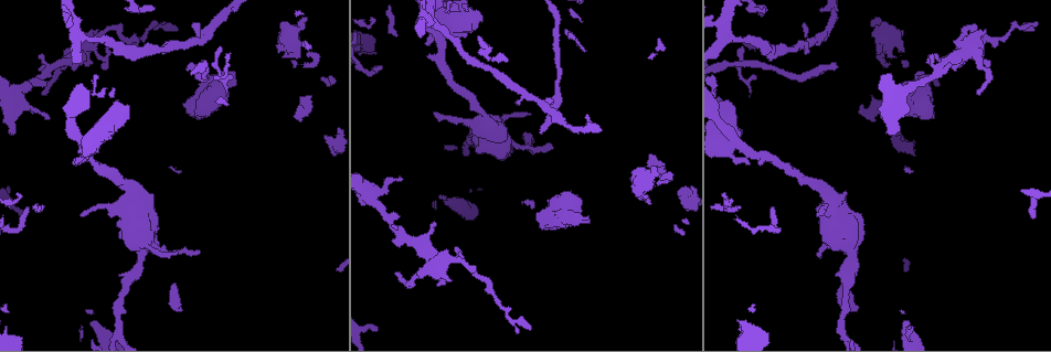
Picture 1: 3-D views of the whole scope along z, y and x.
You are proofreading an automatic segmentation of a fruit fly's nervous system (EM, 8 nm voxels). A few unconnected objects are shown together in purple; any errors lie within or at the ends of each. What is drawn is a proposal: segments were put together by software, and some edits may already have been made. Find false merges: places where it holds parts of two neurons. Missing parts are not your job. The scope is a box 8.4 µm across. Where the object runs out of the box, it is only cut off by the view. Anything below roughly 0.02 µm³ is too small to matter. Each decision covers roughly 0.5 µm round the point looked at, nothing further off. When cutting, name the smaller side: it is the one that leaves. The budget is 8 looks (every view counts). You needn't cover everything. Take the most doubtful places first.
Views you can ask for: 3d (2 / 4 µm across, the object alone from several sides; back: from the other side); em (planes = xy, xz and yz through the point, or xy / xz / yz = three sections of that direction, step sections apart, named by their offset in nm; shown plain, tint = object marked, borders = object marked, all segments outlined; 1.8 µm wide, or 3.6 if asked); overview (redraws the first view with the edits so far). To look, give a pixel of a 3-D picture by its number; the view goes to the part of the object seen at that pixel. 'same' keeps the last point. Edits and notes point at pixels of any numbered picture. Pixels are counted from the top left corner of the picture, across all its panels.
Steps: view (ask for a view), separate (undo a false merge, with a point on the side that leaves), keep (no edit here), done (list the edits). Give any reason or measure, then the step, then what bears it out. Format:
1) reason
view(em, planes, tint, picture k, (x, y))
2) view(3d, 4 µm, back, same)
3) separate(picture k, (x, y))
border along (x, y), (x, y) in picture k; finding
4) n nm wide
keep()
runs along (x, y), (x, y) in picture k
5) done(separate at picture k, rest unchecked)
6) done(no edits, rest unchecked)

sudden change in width
view(em, 3.6 µm, planes, tint, picture 1, (967, 51))

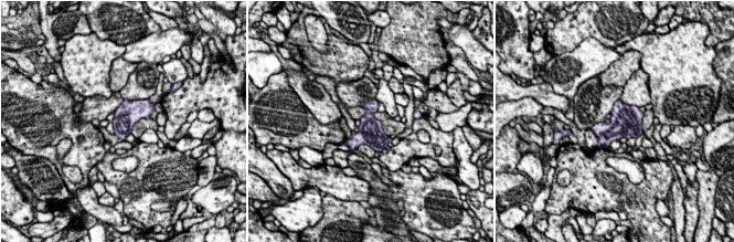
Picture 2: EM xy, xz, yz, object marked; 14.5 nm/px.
360 nm wide
keep()
one neuron here

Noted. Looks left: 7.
calibre changes
view(em, xz, step 16, borders, picture 1, (913, 96))

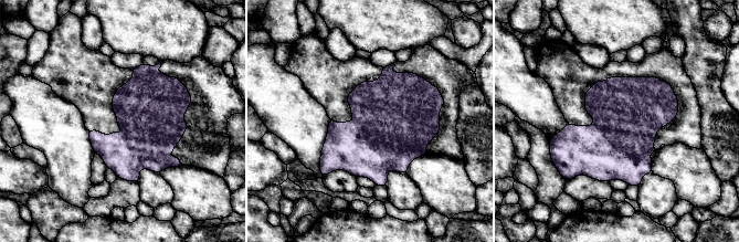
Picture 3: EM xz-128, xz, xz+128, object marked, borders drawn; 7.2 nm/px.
another direction
view(em, yz, step 4, borders, same)

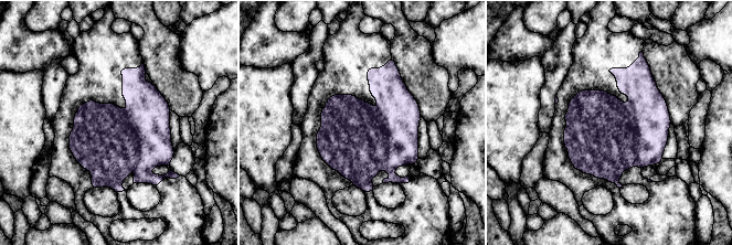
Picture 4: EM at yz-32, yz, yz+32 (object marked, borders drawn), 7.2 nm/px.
500 nm wide
keep()
one neuron here

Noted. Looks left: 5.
thick turns thin
view(em, planes, plain, picture 1, (729, 29))

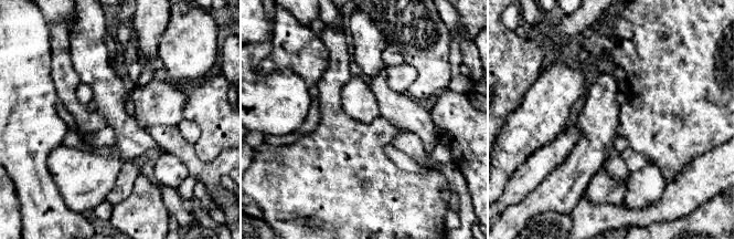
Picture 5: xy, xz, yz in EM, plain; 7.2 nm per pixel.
view(em, planes, tint, same)

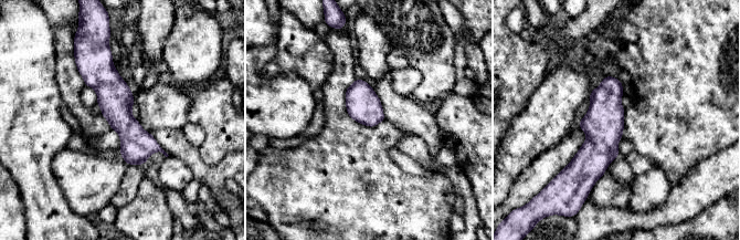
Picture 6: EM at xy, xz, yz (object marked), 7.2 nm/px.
keep()
runs along (105, 55), (105, 81), (140, 162) in picture 6; all the same neuron

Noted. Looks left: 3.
calibre changes
view(em, xz, step 8, tint, picture 1, (123, 185))

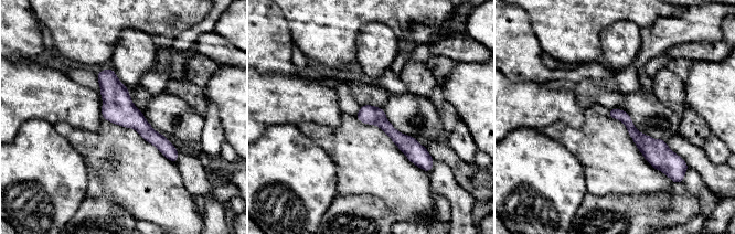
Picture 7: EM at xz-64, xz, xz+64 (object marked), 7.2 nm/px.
view(em, planes, tint, same)

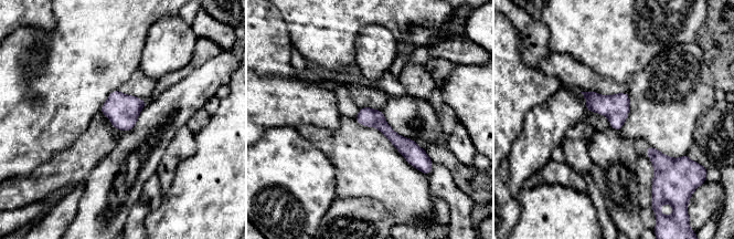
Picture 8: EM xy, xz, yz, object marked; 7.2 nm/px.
keep()
runs along (362, 111), (421, 159) in picture 8; one neuron here

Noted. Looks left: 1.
done(no edits, rest unchecked)

